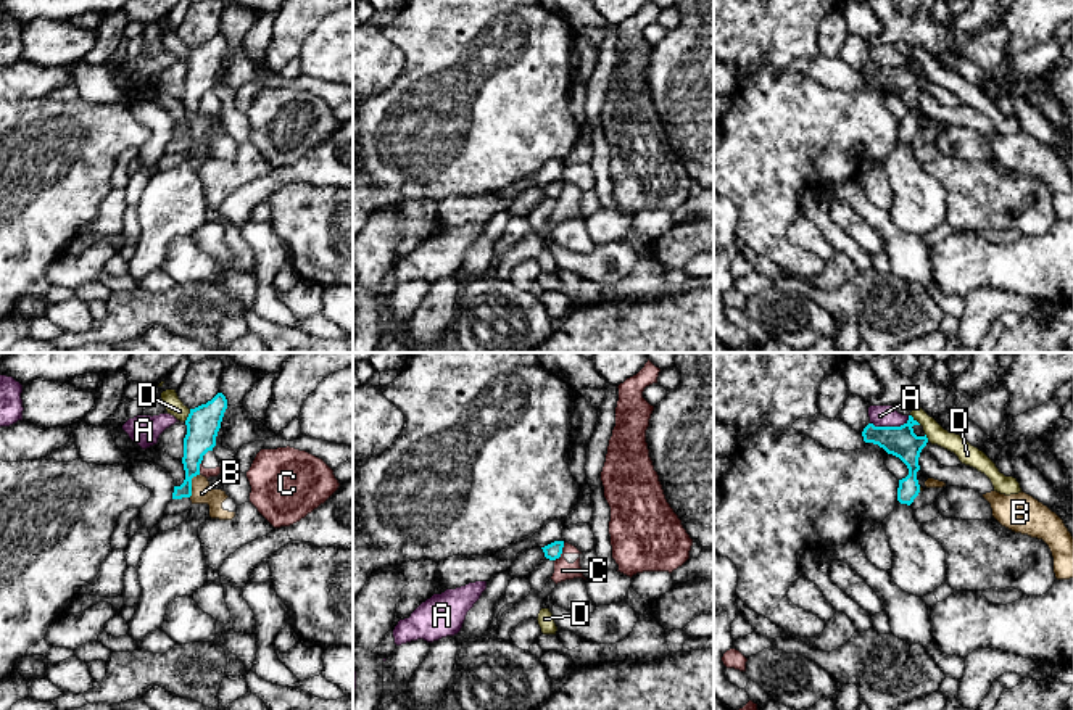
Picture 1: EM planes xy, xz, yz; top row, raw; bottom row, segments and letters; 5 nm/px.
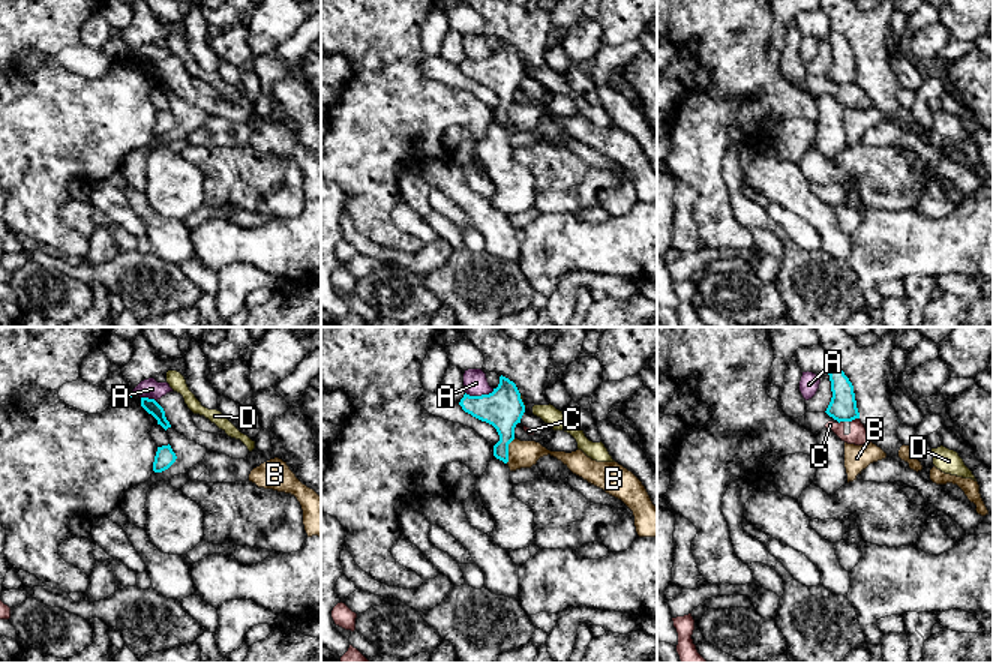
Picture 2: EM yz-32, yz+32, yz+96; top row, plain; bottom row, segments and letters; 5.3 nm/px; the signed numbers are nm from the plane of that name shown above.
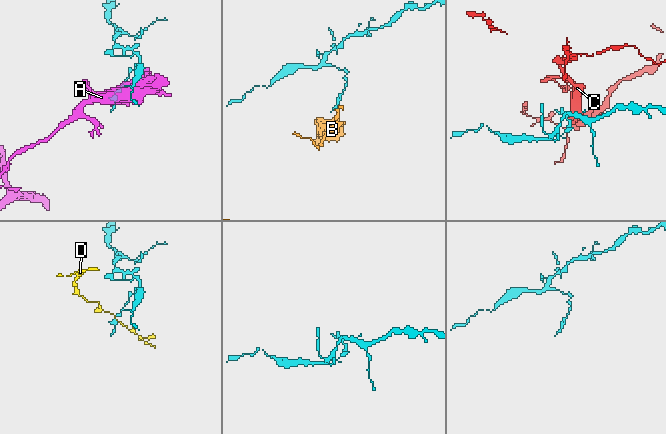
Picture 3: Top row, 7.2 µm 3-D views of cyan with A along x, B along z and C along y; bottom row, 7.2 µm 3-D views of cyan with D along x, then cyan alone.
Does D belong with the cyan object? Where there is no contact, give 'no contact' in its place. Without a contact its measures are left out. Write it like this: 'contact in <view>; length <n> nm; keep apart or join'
contact in xy; length 70 nm; keep apart

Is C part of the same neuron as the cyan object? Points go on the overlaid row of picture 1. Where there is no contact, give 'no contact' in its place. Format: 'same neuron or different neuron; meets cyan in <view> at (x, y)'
different neuron; meets cyan in xz at (561, 553)

